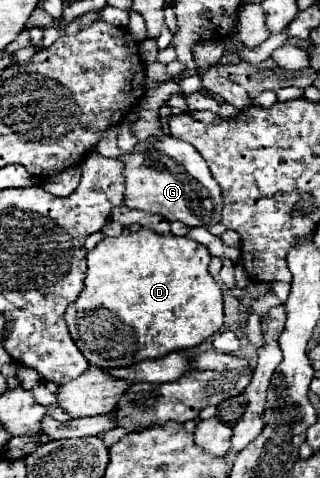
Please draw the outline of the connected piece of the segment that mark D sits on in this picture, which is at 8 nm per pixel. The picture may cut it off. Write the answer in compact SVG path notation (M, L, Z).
M141 228L137 232L129 232L129 234L121 234L117 238L105 238L101 240L93 250L87 252L87 276L85 276L85 286L81 290L81 294L77 296L77 300L73 300L67 310L65 310L65 322L69 328L69 334L73 338L73 342L77 344L77 348L81 350L81 354L87 358L89 364L99 366L103 370L111 370L111 368L121 368L121 366L131 366L135 362L141 360L149 360L149 358L163 358L165 354L173 352L173 350L187 350L193 346L199 346L203 340L207 340L209 336L217 334L219 328L223 326L223 300L221 300L221 288L215 282L215 278L209 274L207 264L211 260L211 254L205 246L199 246L193 240L187 238L179 238L179 236L159 236L147 228Z

